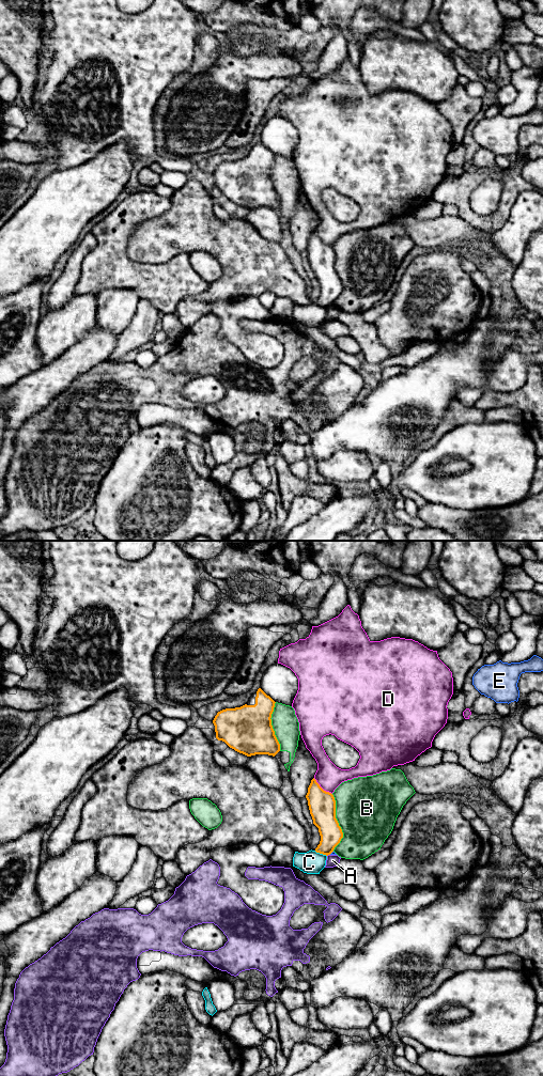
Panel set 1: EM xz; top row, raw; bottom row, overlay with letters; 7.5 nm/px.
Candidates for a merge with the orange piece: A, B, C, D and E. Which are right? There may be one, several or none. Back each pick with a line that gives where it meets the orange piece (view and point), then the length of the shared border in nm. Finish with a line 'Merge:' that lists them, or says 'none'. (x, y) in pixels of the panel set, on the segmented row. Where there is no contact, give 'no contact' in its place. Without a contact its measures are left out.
Merge: none

